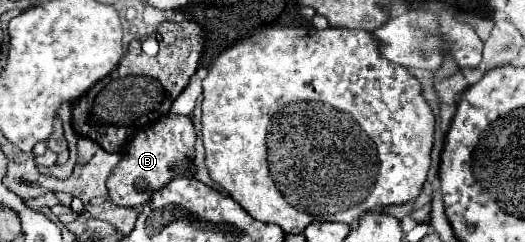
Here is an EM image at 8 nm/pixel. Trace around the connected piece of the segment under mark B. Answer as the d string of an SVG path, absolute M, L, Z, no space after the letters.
M167 115L161 121L153 123L151 127L139 131L129 145L125 145L125 155L117 169L113 171L113 177L107 181L109 199L115 205L123 207L139 207L149 201L153 195L153 189L161 189L165 181L171 181L175 173L171 171L173 165L179 165L183 159L187 159L193 153L195 147L195 129L193 121L187 115Z

